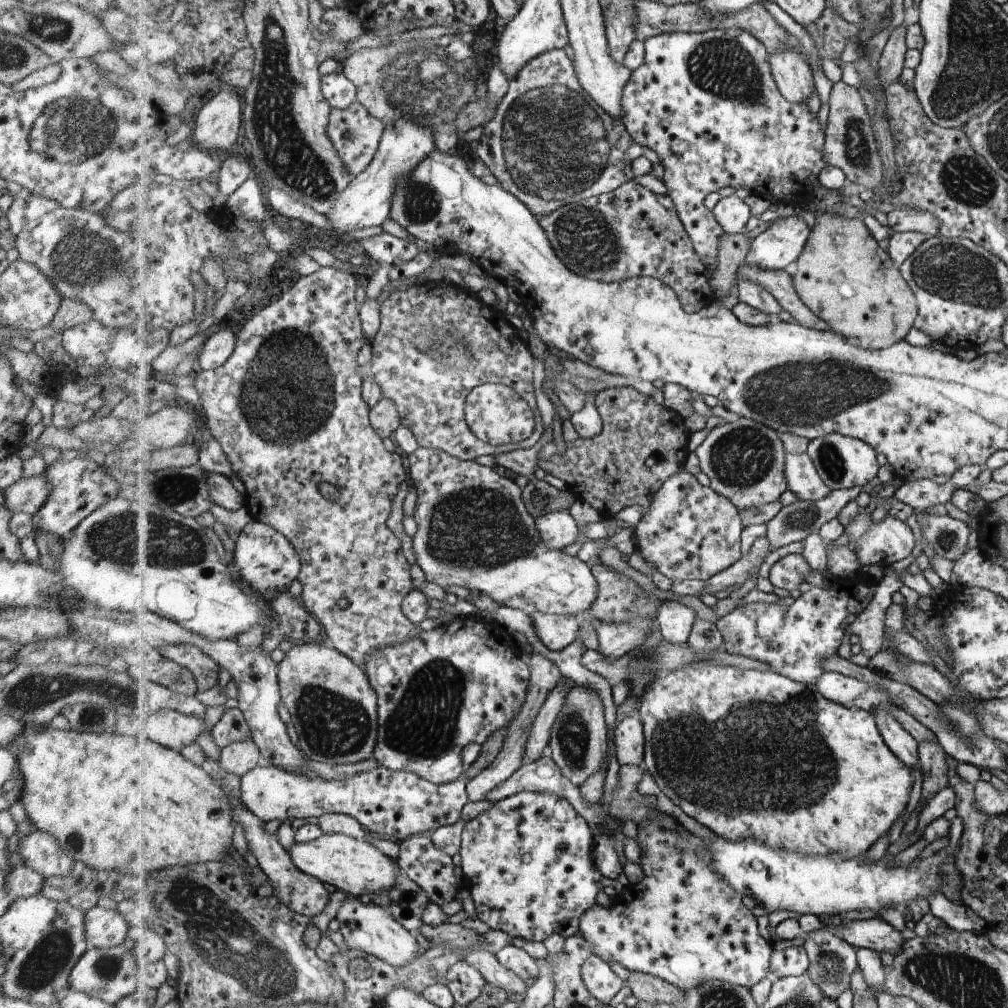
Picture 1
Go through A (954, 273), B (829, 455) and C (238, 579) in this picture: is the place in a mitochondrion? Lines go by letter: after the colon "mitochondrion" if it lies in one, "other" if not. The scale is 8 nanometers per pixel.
A: mitochondrion
B: mitochondrion
C: other

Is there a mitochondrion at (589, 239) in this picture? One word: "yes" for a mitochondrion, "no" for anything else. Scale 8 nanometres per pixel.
yes

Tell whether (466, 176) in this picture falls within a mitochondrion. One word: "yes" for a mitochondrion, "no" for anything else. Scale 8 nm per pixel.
no

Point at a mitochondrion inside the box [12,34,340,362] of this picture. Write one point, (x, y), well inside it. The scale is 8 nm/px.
(69, 128)

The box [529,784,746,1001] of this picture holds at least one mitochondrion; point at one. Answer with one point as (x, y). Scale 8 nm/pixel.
(563, 847)

